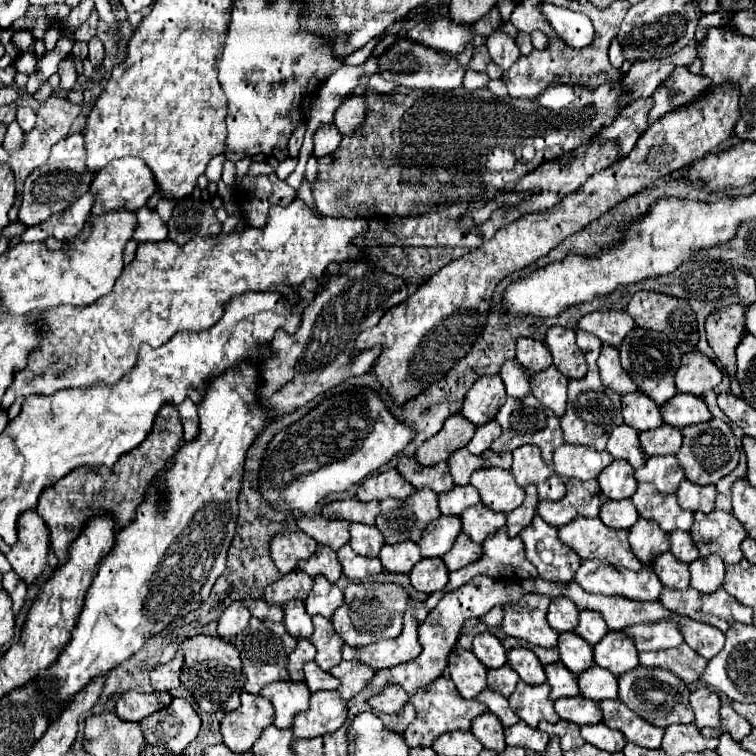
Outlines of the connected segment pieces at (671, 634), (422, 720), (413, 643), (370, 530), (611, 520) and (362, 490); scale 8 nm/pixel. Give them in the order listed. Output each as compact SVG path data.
M674 620L634 624L634 626L624 628L624 632L628 632L628 636L632 636L638 652L674 648L674 646L680 646L684 642L680 626Z
M440 676L432 684L428 684L424 690L412 694L410 702L416 708L416 720L402 734L410 748L414 748L414 746L430 746L440 734L450 732L450 730L470 730L470 722L478 714L484 714L488 710L488 708L484 708L484 704L480 704L476 700L464 700L458 694L454 682L448 676Z
M412 602L404 614L404 630L398 638L394 640L380 640L374 644L368 644L364 648L352 648L348 644L344 644L342 648L342 656L344 660L358 660L374 670L382 670L382 668L392 668L404 662L414 660L422 648L418 644L418 622L412 618L412 608L418 602Z
M350 524L350 546L362 556L378 556L384 546L384 538L376 526Z
M608 500L600 508L600 520L606 526L610 526L610 528L624 528L624 530L628 530L630 526L636 524L638 510L632 504L632 500L618 500L618 502Z
M396 468L386 470L382 474L368 476L366 480L360 482L356 498L362 502L368 500L384 500L384 498L406 498L414 492L412 484L408 484Z

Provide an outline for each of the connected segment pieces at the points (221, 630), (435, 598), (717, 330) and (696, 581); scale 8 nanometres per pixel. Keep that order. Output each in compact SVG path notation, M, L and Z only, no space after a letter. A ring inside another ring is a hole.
M232 602L232 606L218 620L218 636L232 640L240 630L248 626L250 612L242 602Z
M500 528L498 532L494 532L492 536L488 536L482 546L484 546L484 554L482 554L482 558L480 558L478 562L474 562L474 564L470 564L470 566L466 566L466 568L462 568L462 570L450 572L450 580L448 580L446 588L444 588L442 592L430 594L430 598L424 602L424 606L426 606L428 610L432 610L432 608L442 600L444 592L450 592L450 590L456 590L456 588L460 588L460 586L464 586L470 578L474 578L474 576L478 576L478 574L484 574L484 576L490 576L490 578L504 578L504 576L508 576L508 578L514 578L514 580L538 578L538 572L536 572L534 564L530 564L530 562L526 560L526 556L524 556L524 542L522 542L518 536L516 536L516 538L510 538L510 536L506 534L506 528Z
M728 306L720 308L708 314L706 318L706 336L708 344L716 352L716 358L720 364L728 370L730 382L732 382L732 392L736 396L742 394L740 384L736 380L736 346L744 338L746 328L744 328L744 306Z
M720 556L698 558L690 564L690 574L692 574L690 586L702 594L710 594L718 590L724 582L724 562L720 560Z

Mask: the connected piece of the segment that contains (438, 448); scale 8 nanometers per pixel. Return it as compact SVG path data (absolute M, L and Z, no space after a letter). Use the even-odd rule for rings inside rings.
M452 414L446 422L444 428L428 438L418 450L416 450L416 460L422 466L434 466L438 462L448 462L448 456L452 456L456 450L464 448L476 432L476 426L462 418L460 414Z

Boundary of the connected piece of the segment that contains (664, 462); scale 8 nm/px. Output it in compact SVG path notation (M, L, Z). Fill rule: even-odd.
M650 456L642 468L636 470L638 482L650 482L660 492L676 492L684 480L684 470L674 456Z

